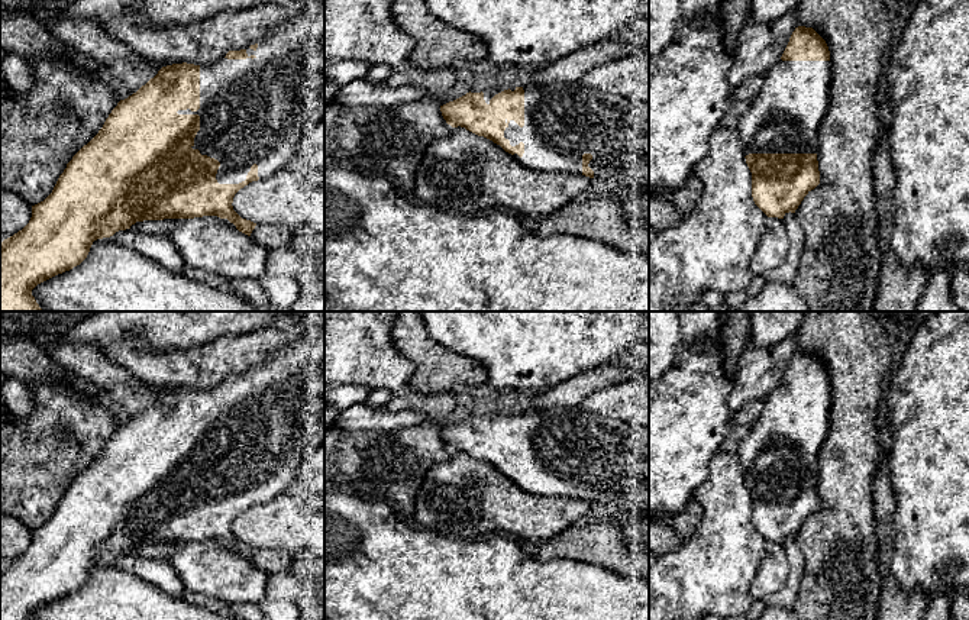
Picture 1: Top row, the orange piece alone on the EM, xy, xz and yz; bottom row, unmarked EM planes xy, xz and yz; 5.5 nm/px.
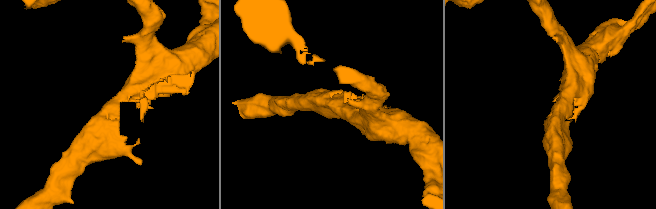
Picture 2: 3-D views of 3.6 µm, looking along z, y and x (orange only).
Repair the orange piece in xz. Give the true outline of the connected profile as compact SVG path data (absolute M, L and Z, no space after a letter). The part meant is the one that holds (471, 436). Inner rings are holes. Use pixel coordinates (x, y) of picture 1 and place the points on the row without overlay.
M550 407L497 416L469 416L440 430L440 436L452 452L461 451L492 465L526 493L582 498L590 503L614 503L636 516L649 513L649 429L634 423L595 414L579 407Z

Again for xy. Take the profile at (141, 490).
M310 330L303 339L281 346L269 359L261 359L255 369L246 374L229 375L225 382L209 390L172 388L162 391L158 398L142 410L136 417L120 424L106 443L98 458L84 469L67 488L52 517L41 527L32 530L29 548L0 568L0 620L32 620L32 614L65 595L80 590L88 579L94 565L110 562L119 555L130 553L136 546L164 543L194 543L217 540L227 543L236 553L251 561L256 548L242 543L233 535L235 519L252 506L267 503L282 494L297 478L298 465L316 448L324 443L324 332Z

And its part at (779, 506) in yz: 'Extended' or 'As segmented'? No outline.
Extended

